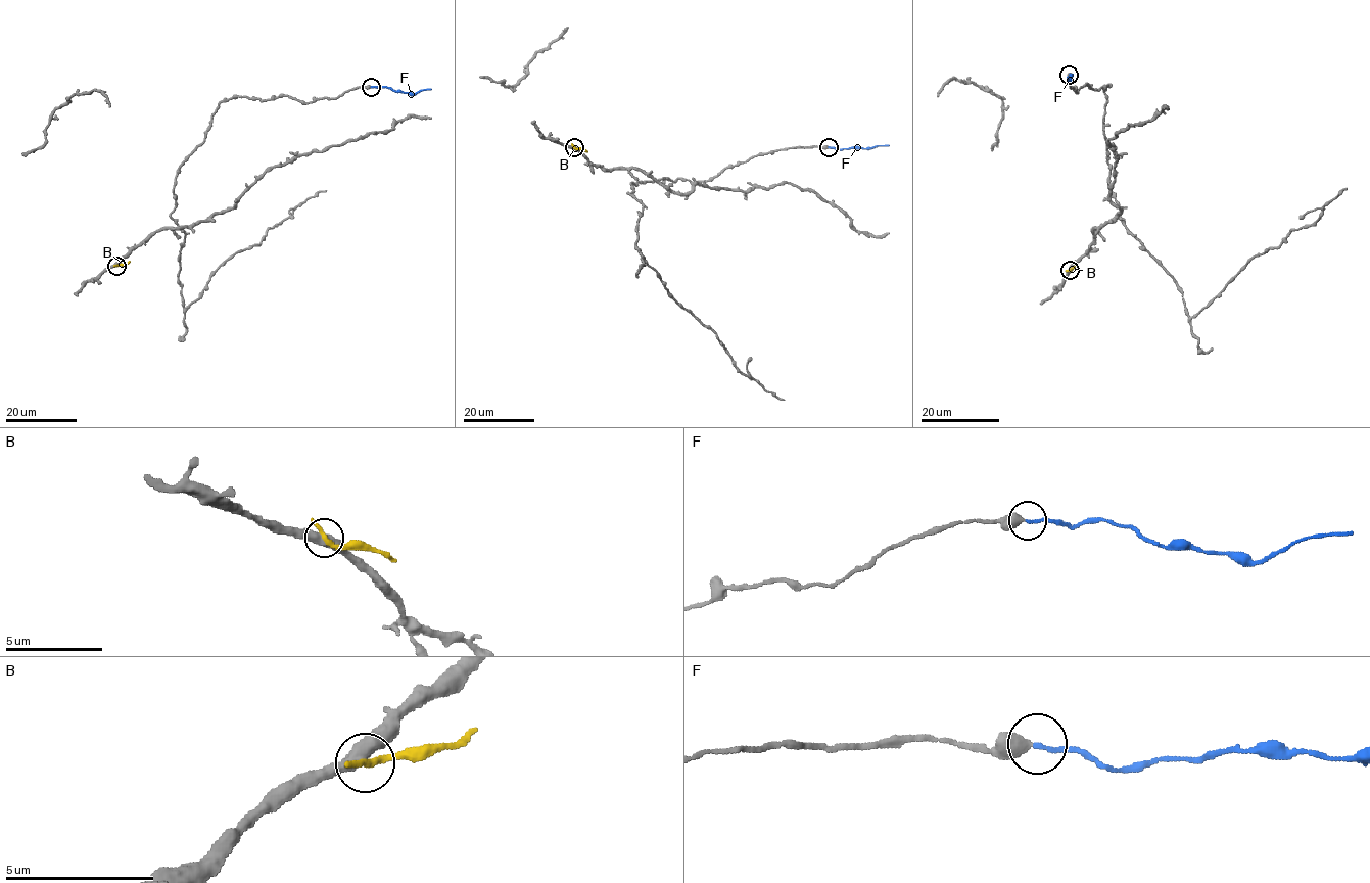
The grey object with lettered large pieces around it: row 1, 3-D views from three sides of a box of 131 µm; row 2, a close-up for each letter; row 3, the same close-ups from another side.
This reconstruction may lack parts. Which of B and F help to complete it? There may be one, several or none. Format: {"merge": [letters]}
{"merge": ["F"]}

